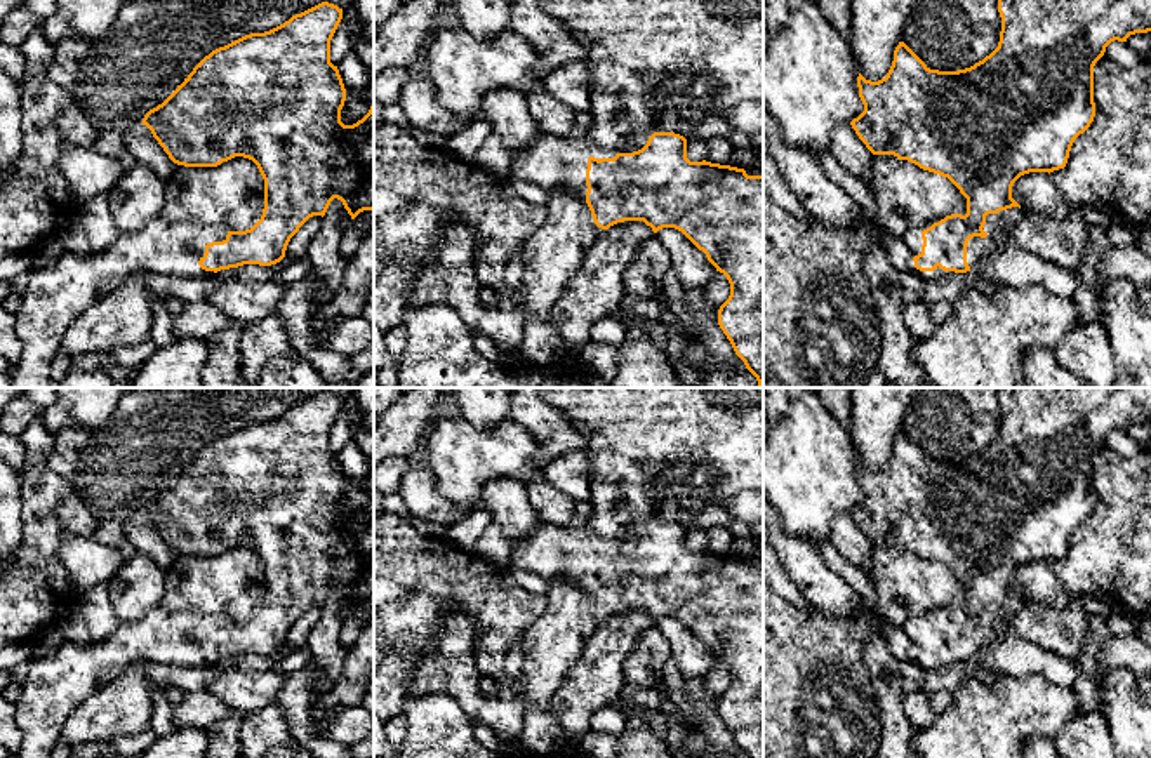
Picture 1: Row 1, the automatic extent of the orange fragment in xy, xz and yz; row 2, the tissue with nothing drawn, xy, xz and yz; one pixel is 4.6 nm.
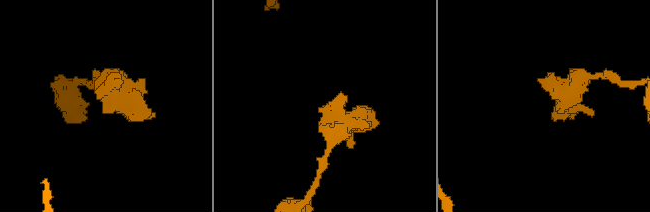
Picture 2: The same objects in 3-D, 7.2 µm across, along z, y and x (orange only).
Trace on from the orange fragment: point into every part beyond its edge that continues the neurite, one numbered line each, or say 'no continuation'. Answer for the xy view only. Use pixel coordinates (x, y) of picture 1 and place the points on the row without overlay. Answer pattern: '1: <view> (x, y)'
1: xy (56, 684)

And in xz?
1: xz (553, 553)

